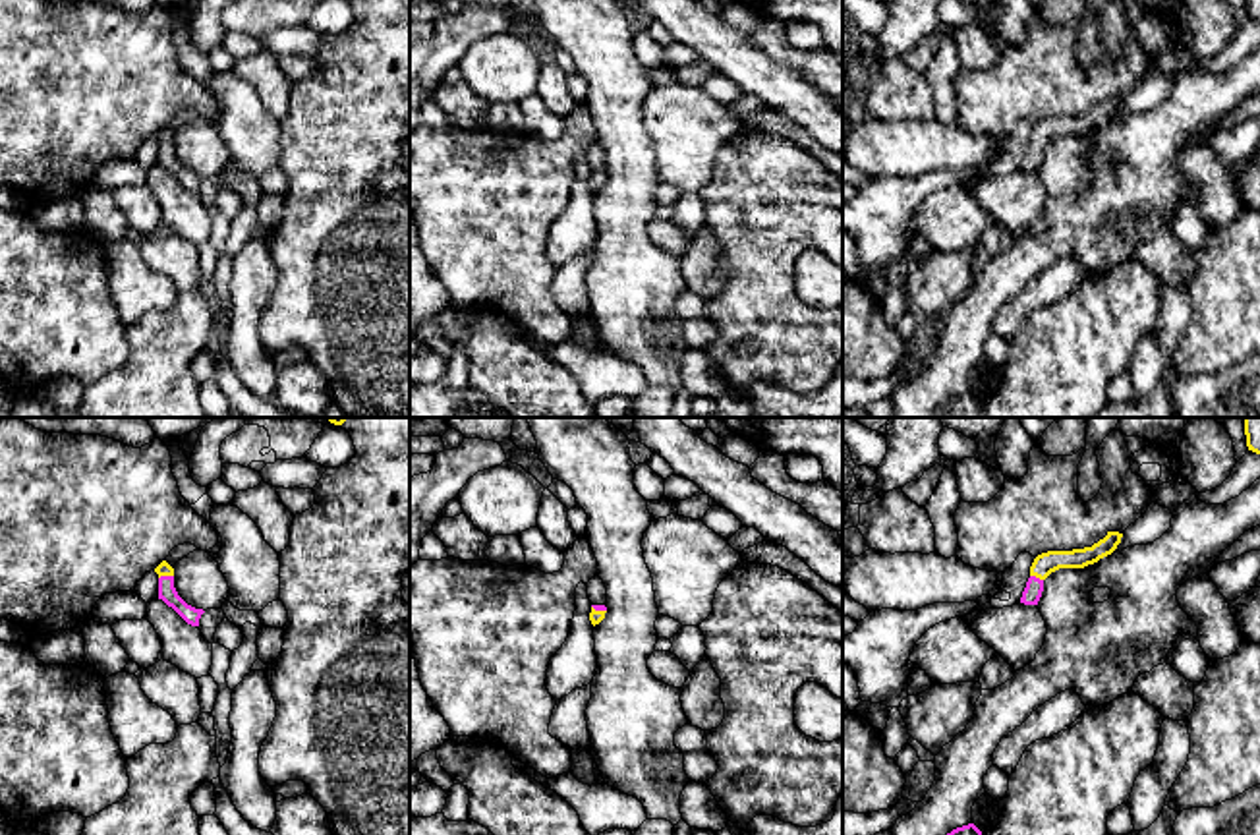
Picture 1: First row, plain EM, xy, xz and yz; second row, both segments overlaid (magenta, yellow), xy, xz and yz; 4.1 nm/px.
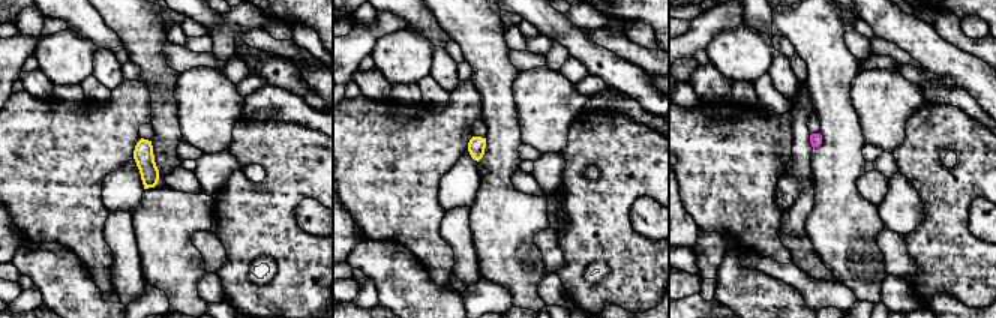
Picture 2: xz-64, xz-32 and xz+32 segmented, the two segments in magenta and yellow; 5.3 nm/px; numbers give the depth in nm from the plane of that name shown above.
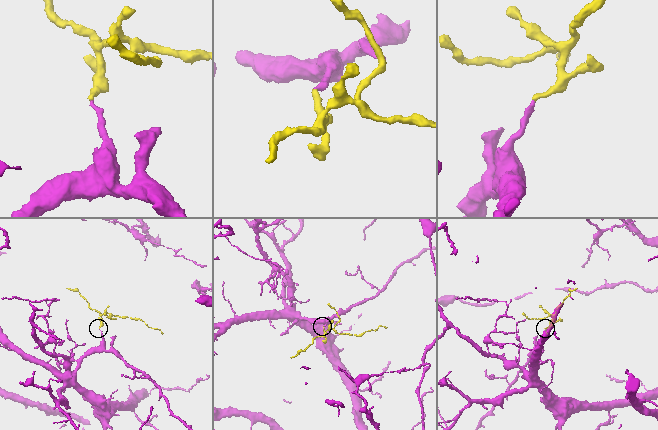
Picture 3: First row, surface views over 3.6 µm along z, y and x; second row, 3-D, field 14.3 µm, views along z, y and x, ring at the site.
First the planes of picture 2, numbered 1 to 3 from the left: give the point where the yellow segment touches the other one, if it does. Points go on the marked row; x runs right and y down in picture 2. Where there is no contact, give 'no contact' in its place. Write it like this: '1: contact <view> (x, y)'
1: no contact
2: no contact
3: no contact

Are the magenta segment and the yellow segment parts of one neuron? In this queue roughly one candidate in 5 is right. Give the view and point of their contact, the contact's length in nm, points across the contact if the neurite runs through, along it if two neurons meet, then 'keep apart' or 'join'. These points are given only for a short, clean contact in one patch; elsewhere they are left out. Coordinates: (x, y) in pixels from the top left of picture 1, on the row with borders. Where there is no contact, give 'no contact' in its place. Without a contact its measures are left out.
yz (1034, 576) | 60 nm | across yz (1034, 586), (1034, 576), (1046, 563) | join

